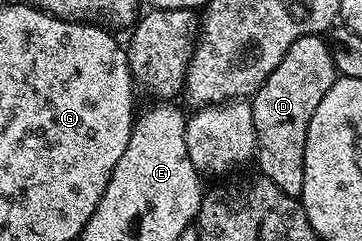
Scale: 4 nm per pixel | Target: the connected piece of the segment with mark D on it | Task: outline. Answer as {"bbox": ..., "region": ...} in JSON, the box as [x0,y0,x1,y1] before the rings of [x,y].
{"bbox":[251,35,339,197],"region":[[[324,35],[304,36],[295,42],[291,42],[291,50],[283,54],[283,62],[271,70],[267,82],[259,86],[259,90],[253,93],[251,103],[253,105],[253,117],[255,118],[255,134],[257,135],[257,151],[255,164],[258,164],[260,175],[271,178],[279,190],[288,196],[300,197],[303,190],[303,166],[305,165],[305,143],[307,142],[307,130],[311,126],[311,114],[323,102],[323,94],[331,90],[331,86],[339,78],[339,73],[333,61],[333,51],[329,48],[329,40]]]}

